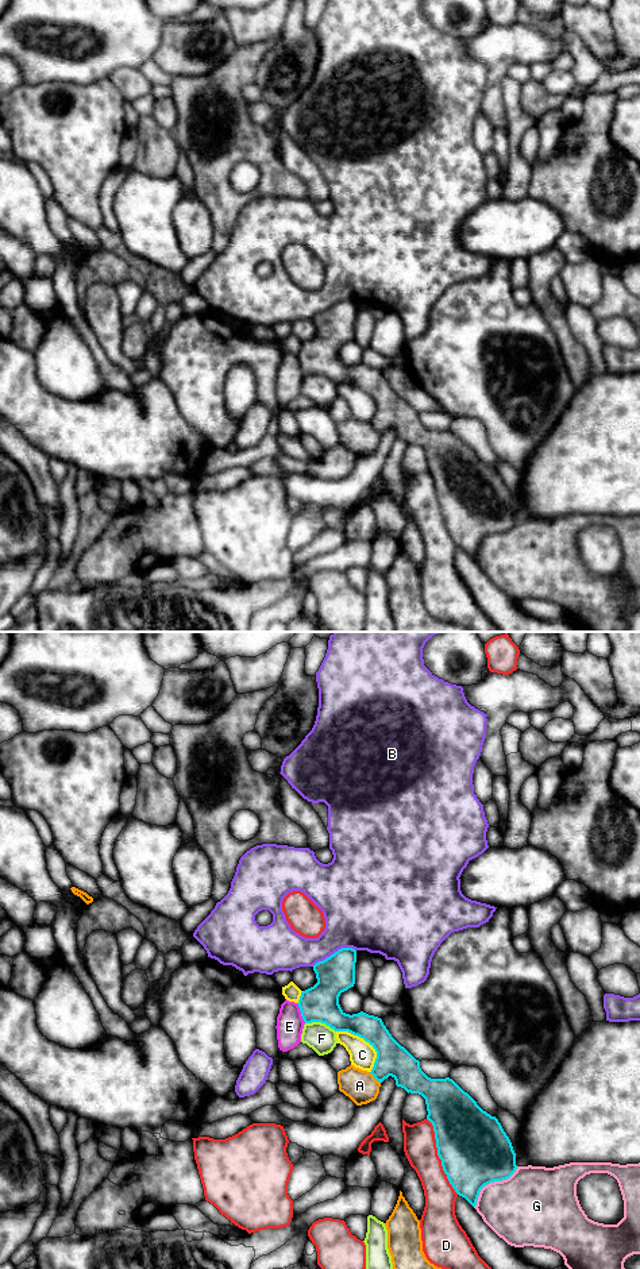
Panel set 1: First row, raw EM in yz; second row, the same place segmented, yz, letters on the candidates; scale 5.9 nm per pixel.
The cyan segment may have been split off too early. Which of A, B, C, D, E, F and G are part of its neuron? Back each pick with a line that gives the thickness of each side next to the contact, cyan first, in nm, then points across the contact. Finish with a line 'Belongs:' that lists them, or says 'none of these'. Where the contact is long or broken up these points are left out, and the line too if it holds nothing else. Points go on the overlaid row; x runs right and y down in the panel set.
Belongs: none of these

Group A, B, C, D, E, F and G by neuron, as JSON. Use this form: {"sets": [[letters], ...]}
{"sets": [["A"], ["B"], ["C"], ["D", "E"], ["F"], ["G"]]}

